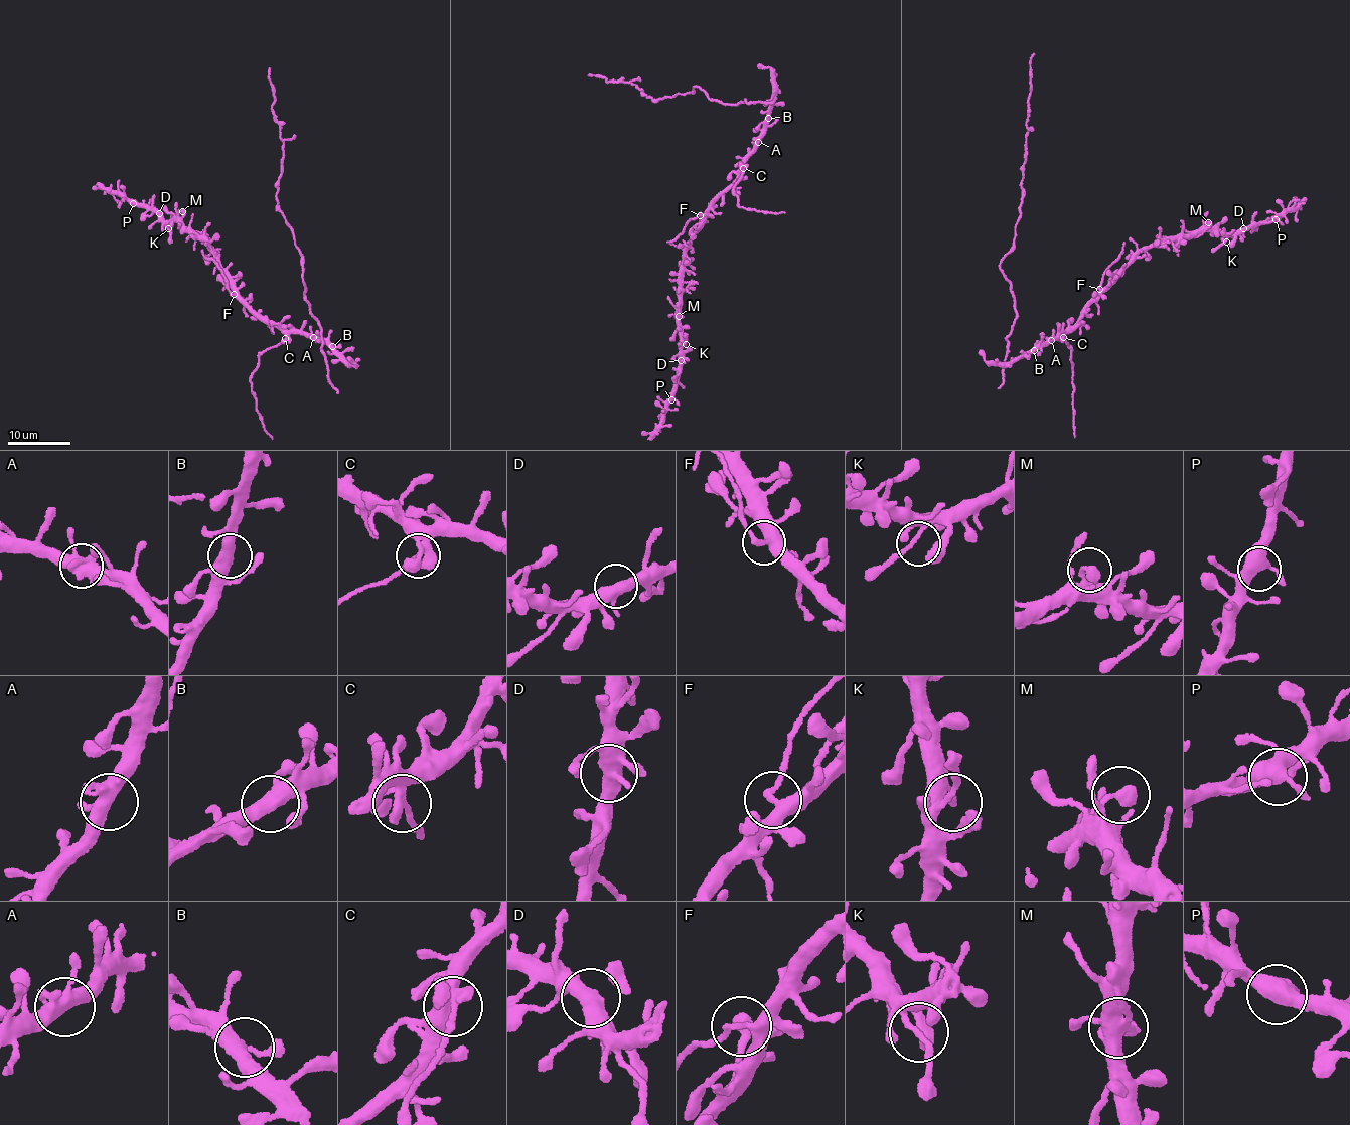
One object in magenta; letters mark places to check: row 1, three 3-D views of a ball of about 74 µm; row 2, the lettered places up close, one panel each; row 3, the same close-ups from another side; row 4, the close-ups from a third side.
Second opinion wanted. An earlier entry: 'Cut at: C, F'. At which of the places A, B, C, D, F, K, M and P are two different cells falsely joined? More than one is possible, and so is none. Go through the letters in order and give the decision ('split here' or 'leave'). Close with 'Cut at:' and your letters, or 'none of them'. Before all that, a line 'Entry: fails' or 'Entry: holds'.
Entry: holds
A: leave
B: leave
C: split here
D: leave
F: split here
K: leave
M: leave
P: leave
Cut at: C, F

